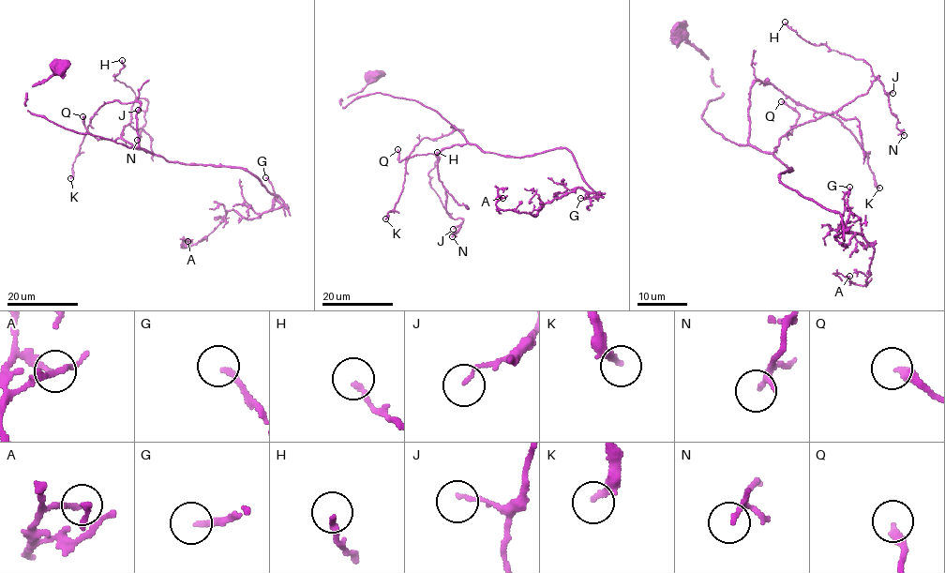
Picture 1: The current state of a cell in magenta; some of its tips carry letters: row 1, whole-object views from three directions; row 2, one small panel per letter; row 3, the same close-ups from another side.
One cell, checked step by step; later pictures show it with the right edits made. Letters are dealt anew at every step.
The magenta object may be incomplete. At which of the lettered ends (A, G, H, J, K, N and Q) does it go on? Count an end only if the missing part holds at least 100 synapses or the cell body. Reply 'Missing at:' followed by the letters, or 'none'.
Missing at: none

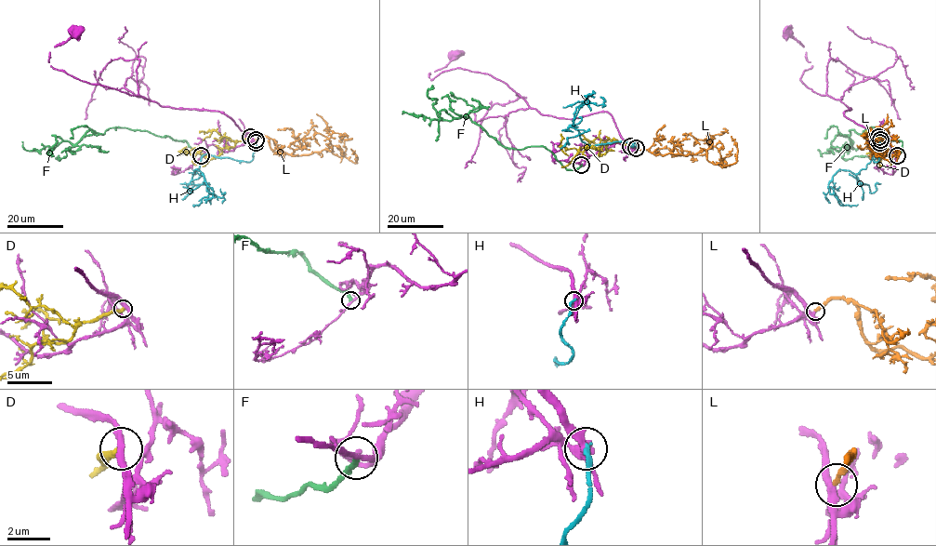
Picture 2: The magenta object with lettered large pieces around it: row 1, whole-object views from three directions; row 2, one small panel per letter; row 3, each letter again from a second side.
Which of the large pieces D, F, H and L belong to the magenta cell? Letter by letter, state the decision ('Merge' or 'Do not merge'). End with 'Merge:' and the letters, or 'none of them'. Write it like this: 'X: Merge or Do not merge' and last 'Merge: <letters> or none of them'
D: Do not merge
F: Do not merge
H: Do not merge
L: Merge
Merge: L

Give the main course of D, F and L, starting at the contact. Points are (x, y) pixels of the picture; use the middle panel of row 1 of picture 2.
D: (630, 147), (616, 140), (604, 142), (601, 148), (586, 148), (577, 153), (575, 149), (562, 147), (560, 133)
F: (582, 165), (567, 169), (542, 146), (503, 147), (468, 117), (442, 119), (428, 95), (432, 85)
L: (636, 148), (664, 155), (705, 150), (713, 164), (726, 166), (736, 161), (737, 146), (731, 136)

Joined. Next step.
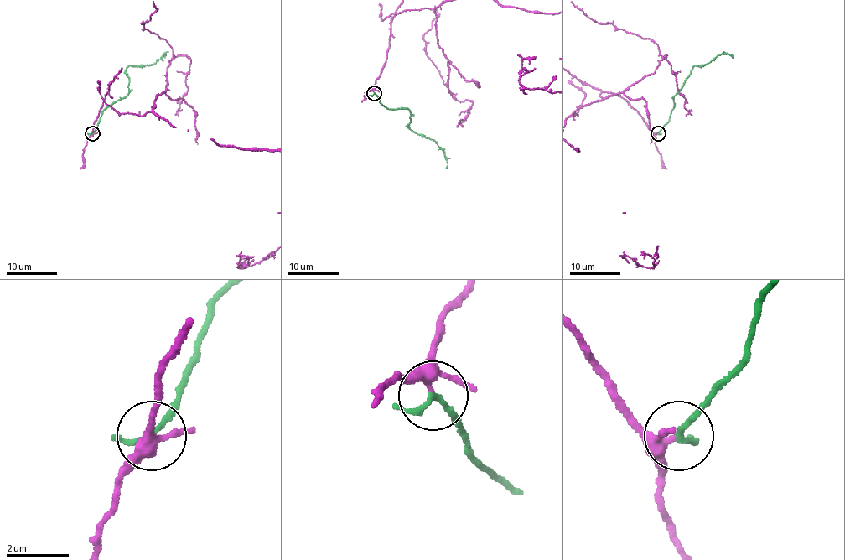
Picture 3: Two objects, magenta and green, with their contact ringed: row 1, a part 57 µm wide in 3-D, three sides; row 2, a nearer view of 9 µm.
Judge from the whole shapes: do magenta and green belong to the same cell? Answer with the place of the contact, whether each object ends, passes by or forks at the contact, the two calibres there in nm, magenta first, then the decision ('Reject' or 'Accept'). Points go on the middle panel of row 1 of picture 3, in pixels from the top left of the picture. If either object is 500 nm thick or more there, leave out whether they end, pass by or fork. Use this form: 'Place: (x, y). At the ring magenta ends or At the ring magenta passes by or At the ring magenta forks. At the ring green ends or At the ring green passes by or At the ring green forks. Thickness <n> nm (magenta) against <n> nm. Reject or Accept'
Place: (374, 93). At the ring magenta forks. At the ring green passes by. Thickness 240 nm (magenta) against 170 nm. Accept

